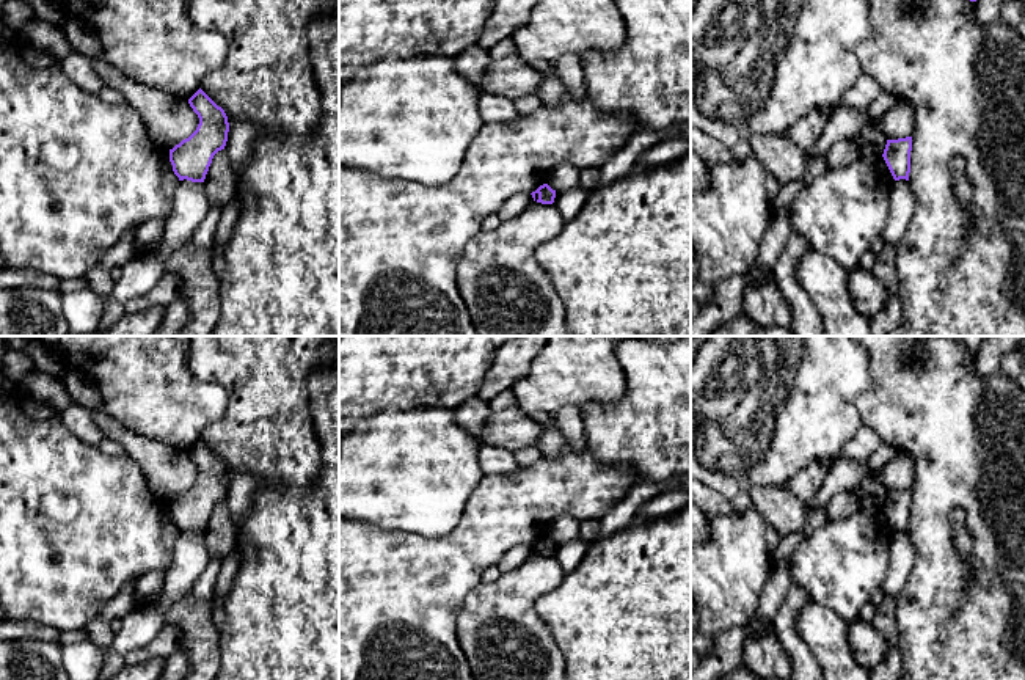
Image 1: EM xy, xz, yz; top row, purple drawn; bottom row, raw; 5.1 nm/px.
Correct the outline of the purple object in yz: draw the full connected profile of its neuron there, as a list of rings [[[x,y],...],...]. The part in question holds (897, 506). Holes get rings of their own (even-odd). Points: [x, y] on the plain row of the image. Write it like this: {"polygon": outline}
{"polygon": [[[912,488],[887,492],[882,509],[895,532],[899,531],[909,532],[910,503],[912,503]]]}

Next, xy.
{"polygon": [[[201,440],[188,455],[199,476],[188,490],[170,501],[170,514],[179,532],[204,534],[213,507],[226,498],[229,474],[224,462]]]}

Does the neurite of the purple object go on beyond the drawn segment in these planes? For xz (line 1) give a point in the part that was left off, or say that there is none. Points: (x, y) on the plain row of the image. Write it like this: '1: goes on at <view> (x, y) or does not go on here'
1: does not go on here

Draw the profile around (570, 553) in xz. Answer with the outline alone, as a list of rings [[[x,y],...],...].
[[[581,539],[567,540],[556,543],[556,550],[553,556],[557,559],[562,570],[565,573],[570,573],[581,564],[587,550],[589,550],[589,543]]]

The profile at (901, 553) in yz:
[[[895,532],[890,548],[890,573],[884,581],[887,597],[896,598],[901,594],[914,565],[914,558],[915,548],[909,532]]]

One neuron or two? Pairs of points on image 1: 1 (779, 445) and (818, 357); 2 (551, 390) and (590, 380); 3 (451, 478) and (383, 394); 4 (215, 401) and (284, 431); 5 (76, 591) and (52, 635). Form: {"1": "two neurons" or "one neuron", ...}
{"1": "one neuron", "2": "one neuron", "3": "two neurons", "4": "two neurons", "5": "two neurons"}

